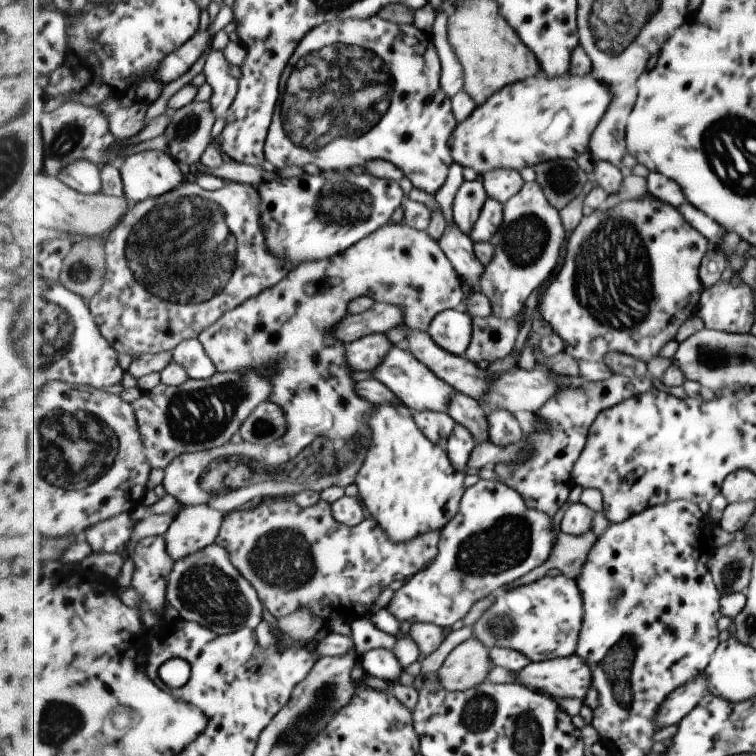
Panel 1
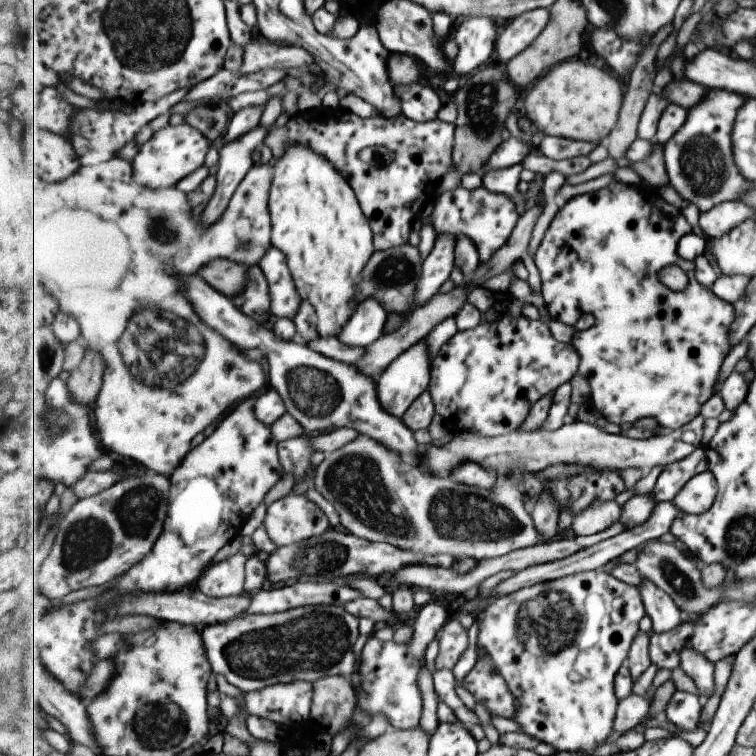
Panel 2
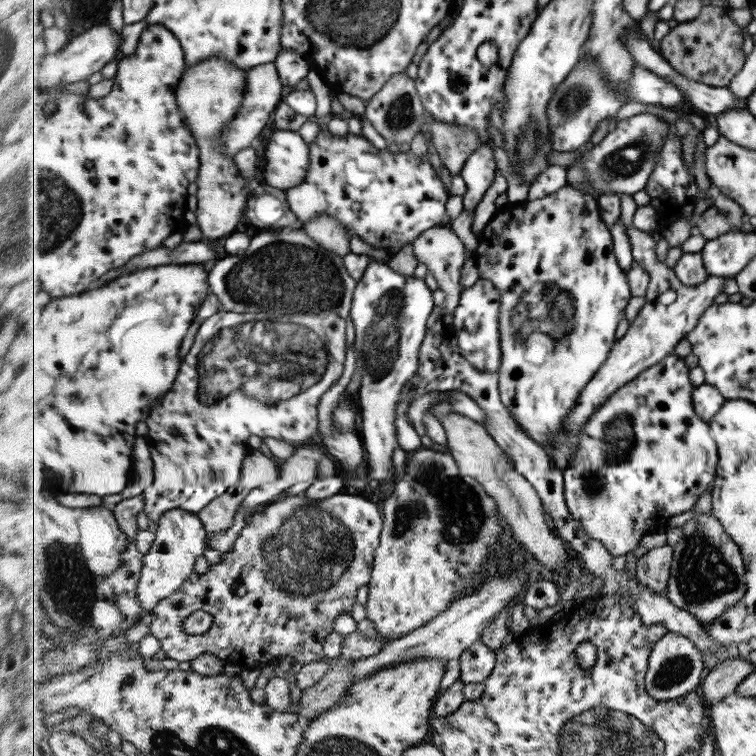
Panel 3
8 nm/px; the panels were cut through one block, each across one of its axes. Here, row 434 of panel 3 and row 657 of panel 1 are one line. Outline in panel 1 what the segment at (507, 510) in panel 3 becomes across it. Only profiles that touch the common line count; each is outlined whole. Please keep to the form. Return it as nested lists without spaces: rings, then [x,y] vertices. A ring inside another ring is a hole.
[[[472,636],[456,646],[438,669],[441,689],[449,692],[475,689],[487,681],[493,665],[488,647]]]

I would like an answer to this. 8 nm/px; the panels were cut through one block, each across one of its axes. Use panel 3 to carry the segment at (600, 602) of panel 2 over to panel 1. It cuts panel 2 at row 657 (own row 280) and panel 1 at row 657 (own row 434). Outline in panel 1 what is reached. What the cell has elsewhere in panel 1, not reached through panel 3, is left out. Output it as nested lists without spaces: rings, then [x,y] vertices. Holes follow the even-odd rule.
[[[546,576],[519,589],[499,593],[495,604],[472,627],[473,636],[488,648],[499,646],[521,652],[531,663],[571,657],[578,653],[585,604],[575,579]]]

